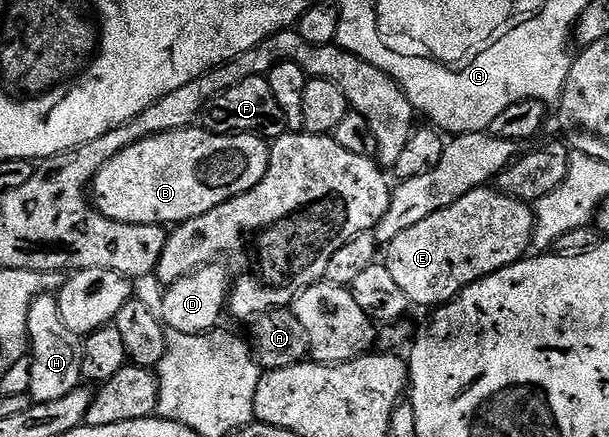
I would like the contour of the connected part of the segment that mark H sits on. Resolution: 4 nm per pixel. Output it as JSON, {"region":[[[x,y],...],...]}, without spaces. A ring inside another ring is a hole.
{"region":[[[55,293],[39,294],[30,304],[28,317],[28,340],[30,343],[30,388],[33,402],[62,400],[81,385],[84,373],[84,348],[81,335],[70,332],[62,321],[62,308],[58,308]]]}

